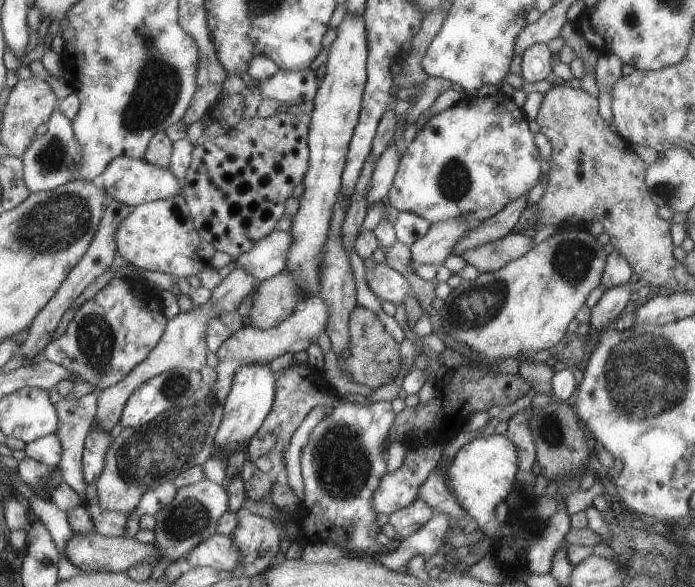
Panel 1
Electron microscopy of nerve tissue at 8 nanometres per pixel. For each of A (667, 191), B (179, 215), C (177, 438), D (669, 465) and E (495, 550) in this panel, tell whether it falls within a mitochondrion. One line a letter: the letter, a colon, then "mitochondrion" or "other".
A: mitochondrion
B: other
C: mitochondrion
D: other
E: other

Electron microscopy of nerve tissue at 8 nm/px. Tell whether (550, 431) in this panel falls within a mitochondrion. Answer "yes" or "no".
yes

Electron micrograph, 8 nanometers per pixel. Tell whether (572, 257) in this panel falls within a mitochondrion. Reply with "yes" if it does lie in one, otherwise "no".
yes

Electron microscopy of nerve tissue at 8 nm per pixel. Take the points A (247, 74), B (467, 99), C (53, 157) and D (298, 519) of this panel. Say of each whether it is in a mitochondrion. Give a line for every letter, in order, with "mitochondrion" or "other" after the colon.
A: other
B: other
C: mitochondrion
D: other

